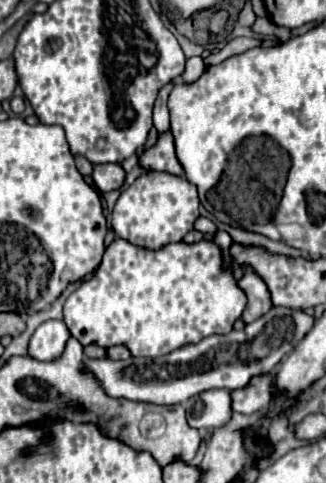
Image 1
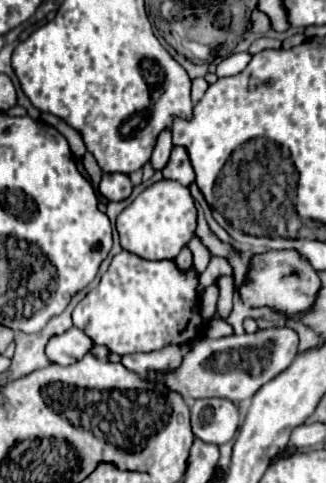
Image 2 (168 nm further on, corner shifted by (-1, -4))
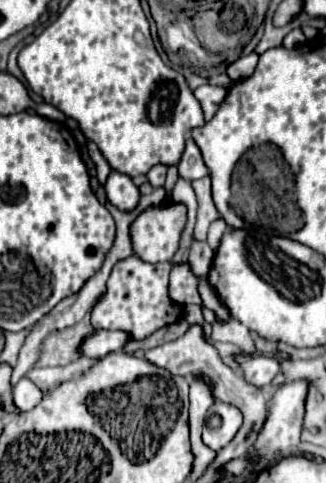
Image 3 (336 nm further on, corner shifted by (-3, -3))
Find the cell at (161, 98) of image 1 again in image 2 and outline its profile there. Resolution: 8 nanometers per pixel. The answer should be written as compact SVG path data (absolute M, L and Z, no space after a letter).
M163 130L159 140L157 140L157 146L153 150L153 156L151 156L151 166L153 170L163 170L167 160L169 160L169 154L171 154L171 132L169 130Z

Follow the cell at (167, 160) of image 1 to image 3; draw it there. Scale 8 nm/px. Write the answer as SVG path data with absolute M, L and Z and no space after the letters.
M187 137L185 141L185 151L179 159L179 177L187 179L187 181L195 181L195 179L201 179L205 177L209 171L201 159L201 151L199 147L193 143L191 137Z

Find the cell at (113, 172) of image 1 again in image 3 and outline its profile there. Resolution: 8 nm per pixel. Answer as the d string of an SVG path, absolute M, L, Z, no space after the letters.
M111 171L105 183L105 191L107 191L107 199L121 211L131 211L139 201L137 185L131 181L129 175L121 175L117 171Z

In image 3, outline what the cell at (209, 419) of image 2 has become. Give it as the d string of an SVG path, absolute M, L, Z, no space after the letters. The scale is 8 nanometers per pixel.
M215 401L207 415L203 425L203 443L215 451L221 451L239 431L241 427L241 411L229 403Z

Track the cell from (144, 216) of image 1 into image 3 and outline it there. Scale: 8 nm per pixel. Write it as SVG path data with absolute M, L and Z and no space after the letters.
M161 201L157 205L149 205L143 209L137 219L129 225L129 235L131 235L131 245L133 253L141 257L147 263L159 263L159 261L171 261L173 255L179 249L181 243L181 233L187 223L187 207L177 201Z

